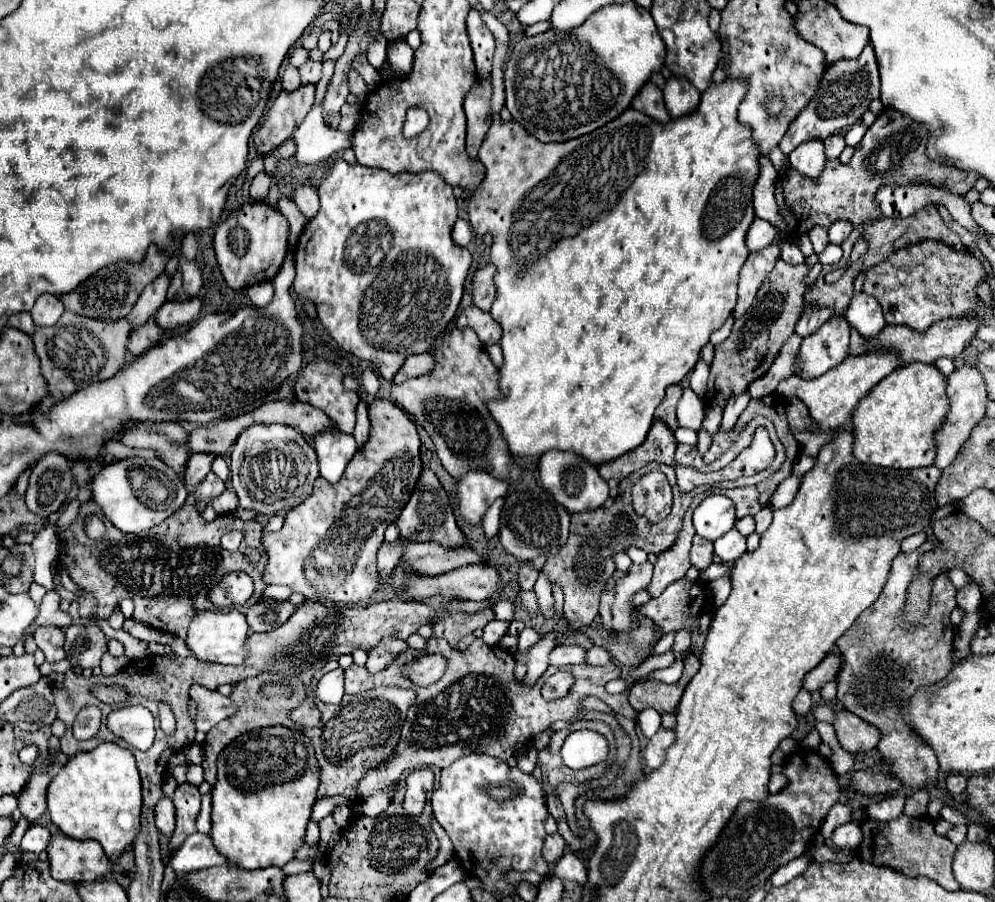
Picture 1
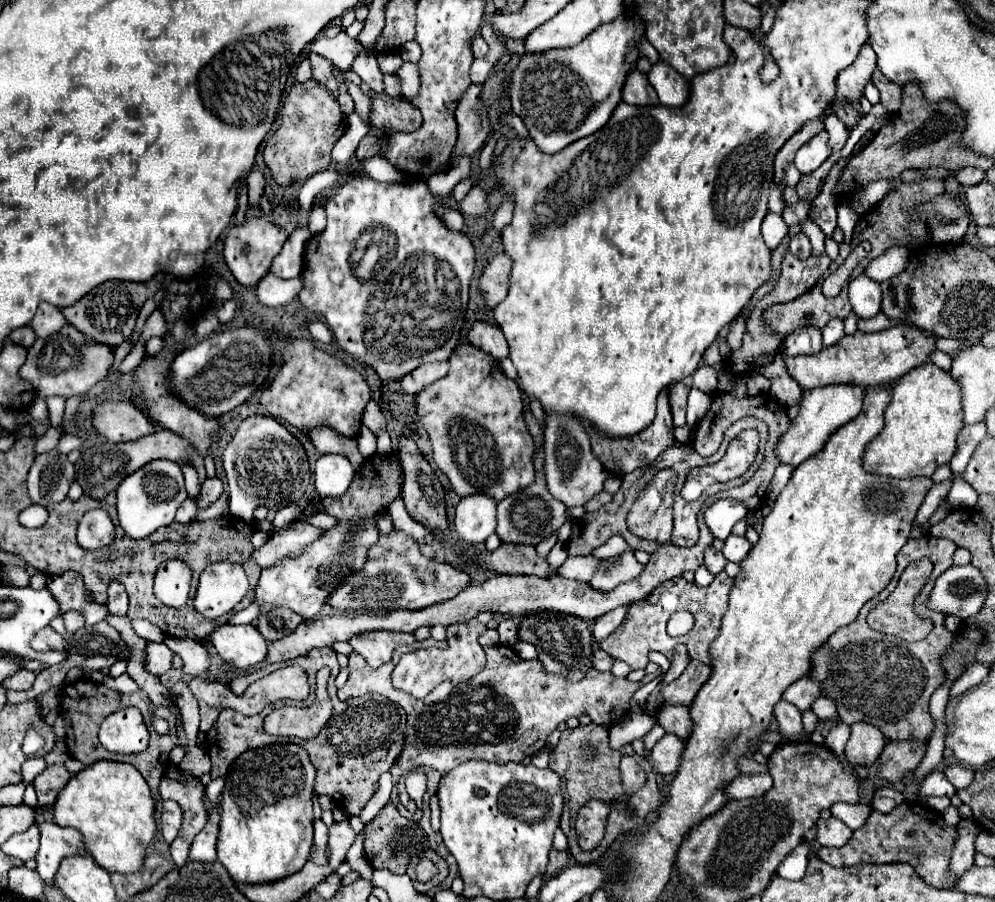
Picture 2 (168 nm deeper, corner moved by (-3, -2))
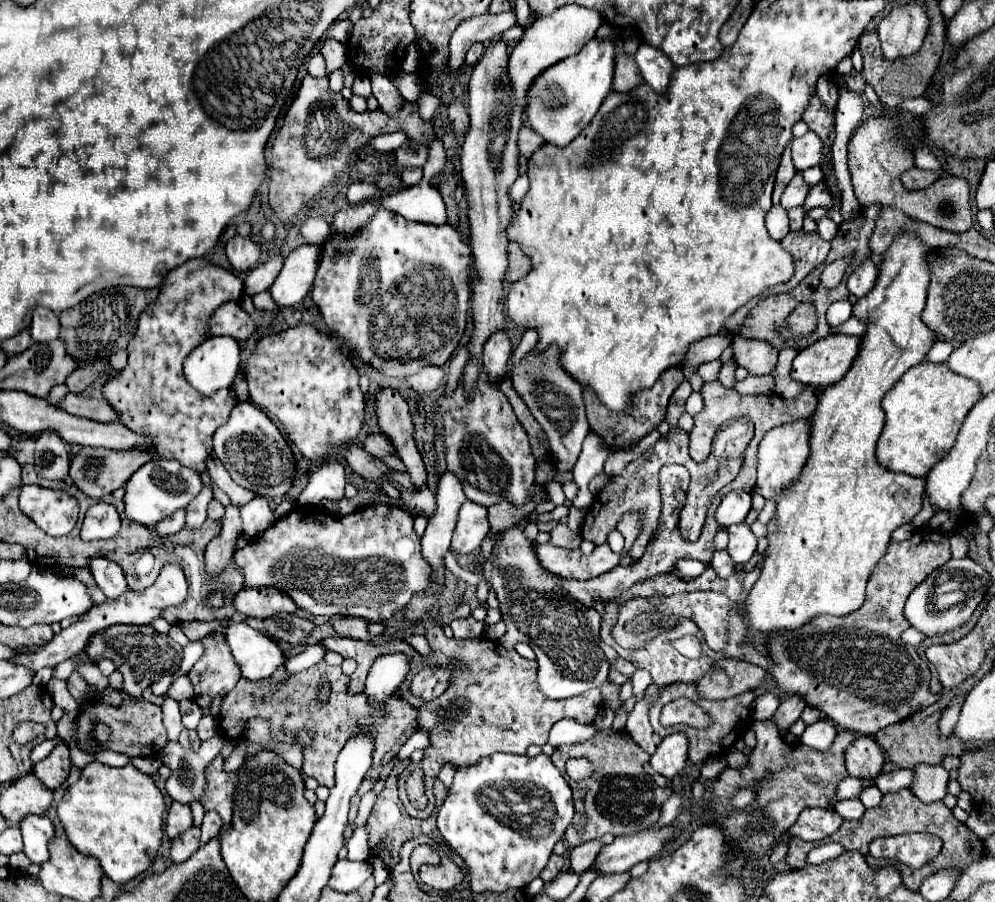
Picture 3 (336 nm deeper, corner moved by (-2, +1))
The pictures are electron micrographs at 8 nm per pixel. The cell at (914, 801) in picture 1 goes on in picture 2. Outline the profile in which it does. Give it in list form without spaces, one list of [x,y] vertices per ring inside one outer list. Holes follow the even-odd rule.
[[[934,770],[922,784],[920,792],[918,792],[918,800],[922,800],[924,796],[954,796],[956,794],[956,788],[948,782],[948,778]]]

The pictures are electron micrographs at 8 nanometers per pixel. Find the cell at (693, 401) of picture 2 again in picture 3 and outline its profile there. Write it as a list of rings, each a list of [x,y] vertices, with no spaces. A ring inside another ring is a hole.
[[[693,391],[689,395],[689,399],[687,399],[687,413],[689,415],[697,415],[701,409],[703,409],[703,397],[701,397],[699,391]]]

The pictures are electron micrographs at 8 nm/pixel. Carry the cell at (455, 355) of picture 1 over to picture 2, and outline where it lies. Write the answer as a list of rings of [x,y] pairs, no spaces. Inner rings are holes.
[[[460,344],[454,350],[454,354],[450,356],[448,376],[416,394],[416,414],[430,436],[436,466],[448,476],[452,490],[458,496],[486,494],[500,502],[506,496],[516,494],[518,490],[532,484],[534,442],[522,418],[520,386],[514,380],[506,378],[500,364],[480,348],[472,344]]]

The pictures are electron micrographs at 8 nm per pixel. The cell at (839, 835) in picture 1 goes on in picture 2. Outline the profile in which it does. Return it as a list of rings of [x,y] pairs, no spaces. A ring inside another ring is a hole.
[[[818,818],[816,820],[816,840],[820,846],[844,846],[852,838],[852,830],[838,818]]]

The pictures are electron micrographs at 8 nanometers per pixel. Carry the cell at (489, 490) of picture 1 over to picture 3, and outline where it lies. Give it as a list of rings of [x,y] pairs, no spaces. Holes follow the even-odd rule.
[[[465,501],[459,509],[459,519],[455,525],[451,549],[461,555],[473,553],[481,547],[481,541],[489,535],[489,531],[491,525],[487,521],[487,507]]]

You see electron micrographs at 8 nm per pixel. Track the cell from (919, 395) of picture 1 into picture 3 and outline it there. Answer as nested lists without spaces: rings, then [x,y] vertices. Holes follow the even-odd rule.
[[[921,361],[919,365],[911,367],[901,377],[901,381],[895,383],[895,387],[891,391],[887,391],[887,395],[881,401],[881,407],[883,407],[887,419],[885,419],[885,427],[883,427],[883,433],[877,443],[877,463],[889,471],[925,477],[931,471],[931,465],[937,465],[937,461],[941,461],[949,453],[949,449],[955,443],[955,437],[961,429],[961,423],[967,417],[967,413],[975,401],[979,401],[979,385],[975,385],[975,381],[971,381],[967,377],[953,373],[947,367],[947,363],[935,365],[929,361]]]

